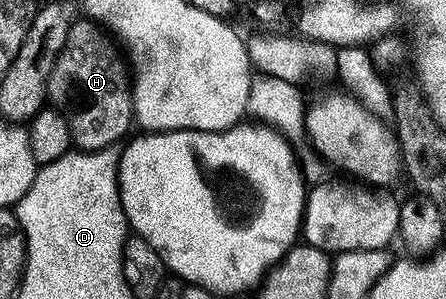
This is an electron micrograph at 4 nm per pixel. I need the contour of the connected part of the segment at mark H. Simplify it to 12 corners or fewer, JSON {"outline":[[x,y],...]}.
{"outline":[[81,18],[49,75],[48,99],[78,149],[135,124],[131,68],[102,25]]}

